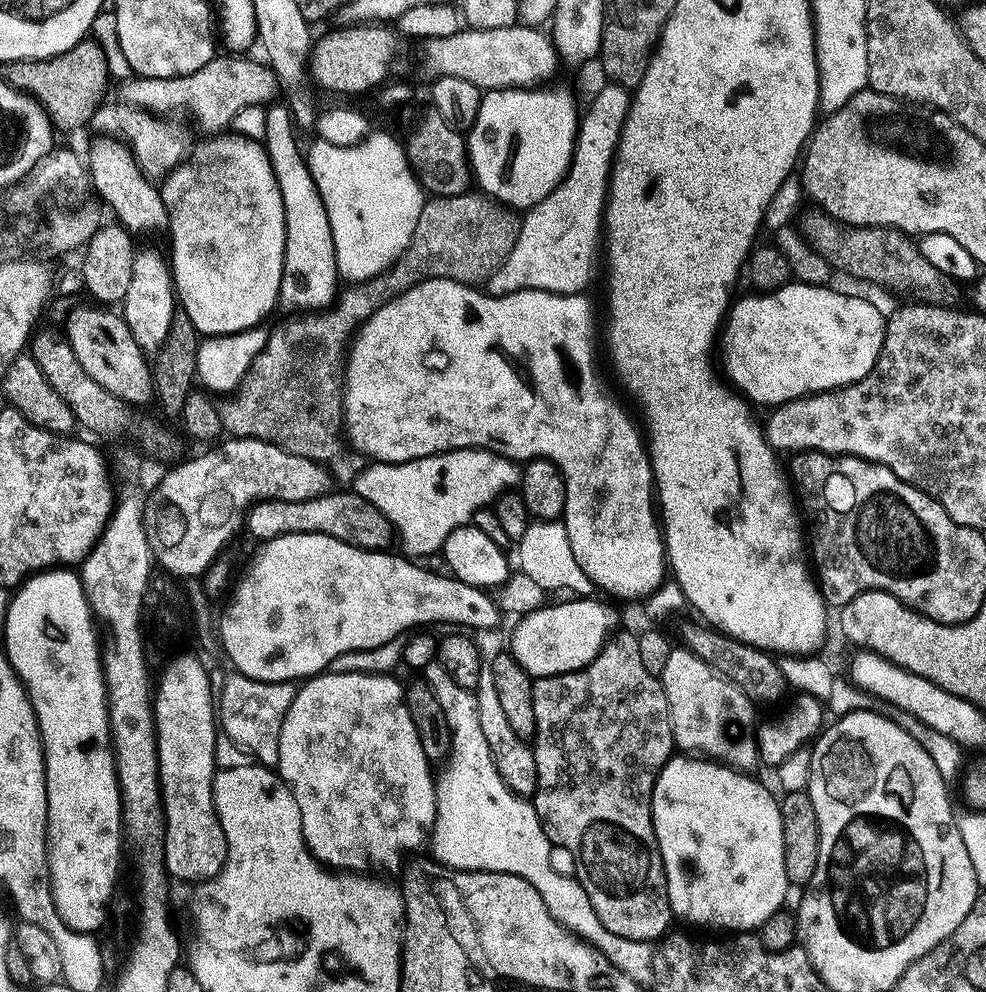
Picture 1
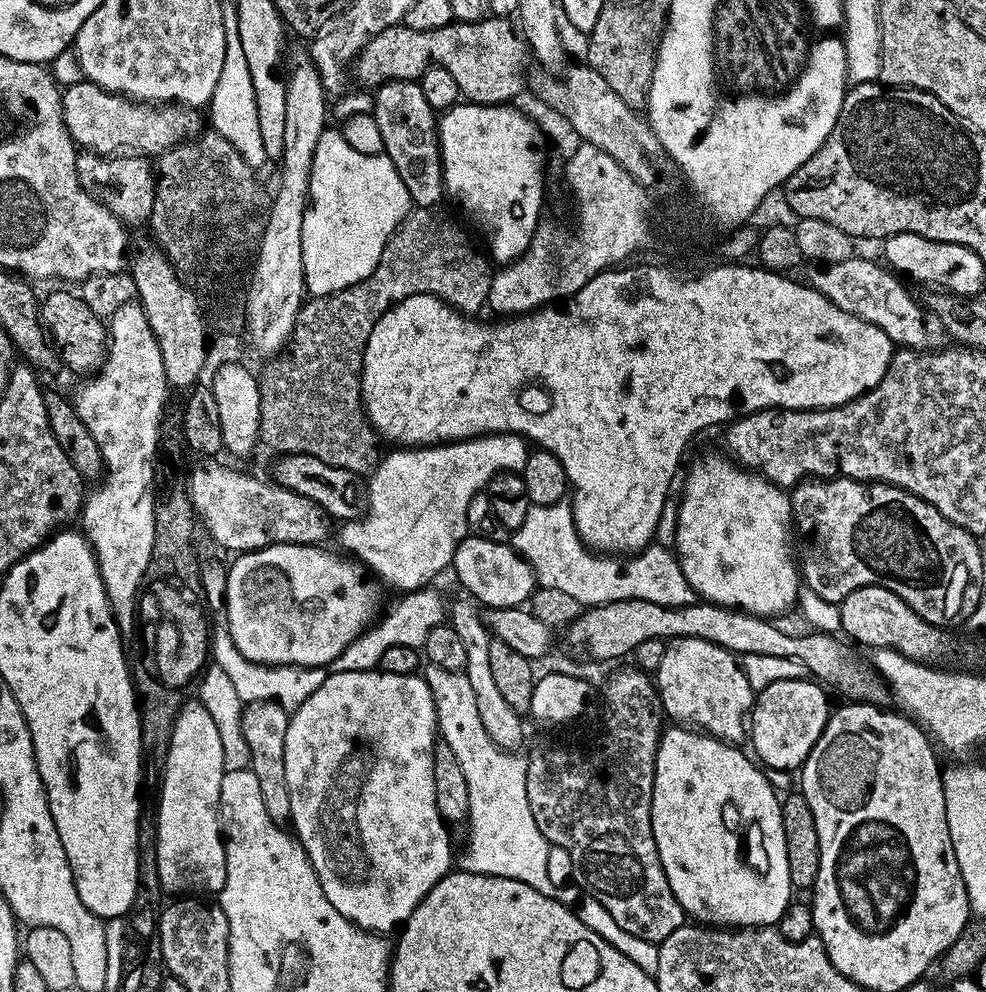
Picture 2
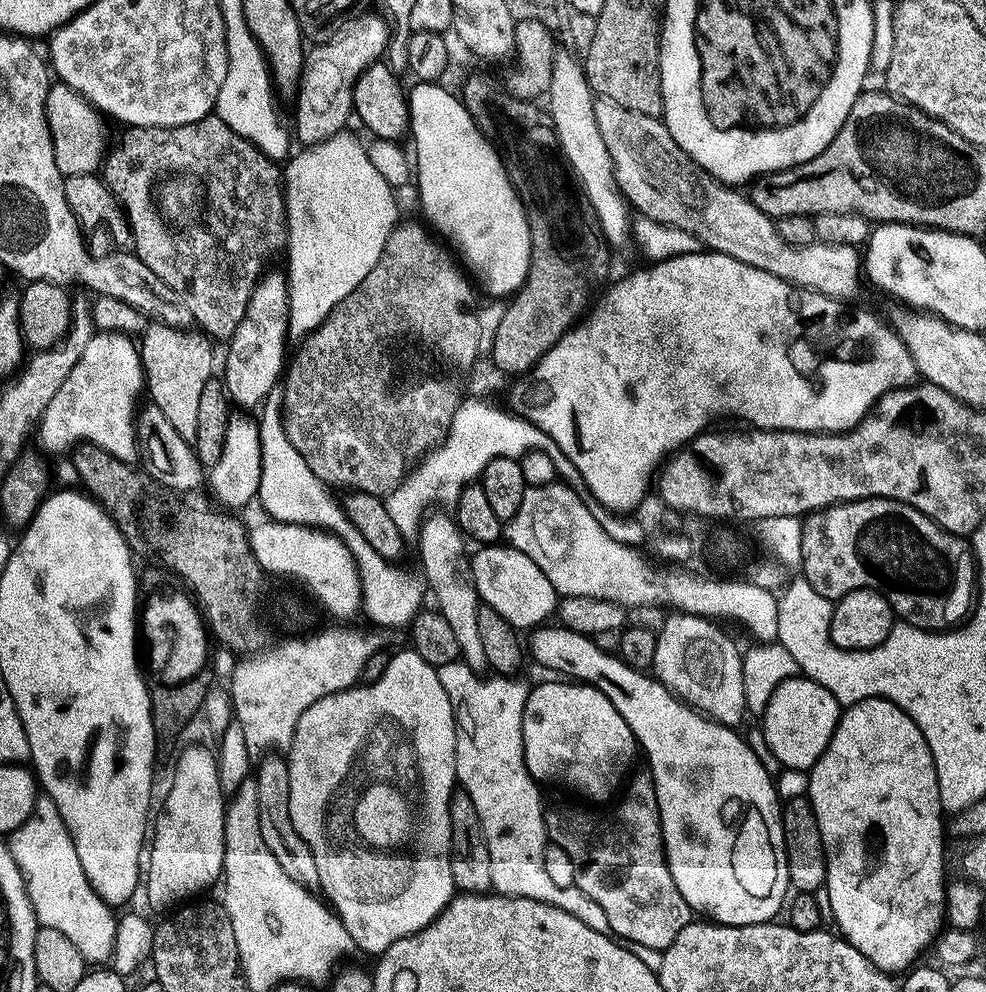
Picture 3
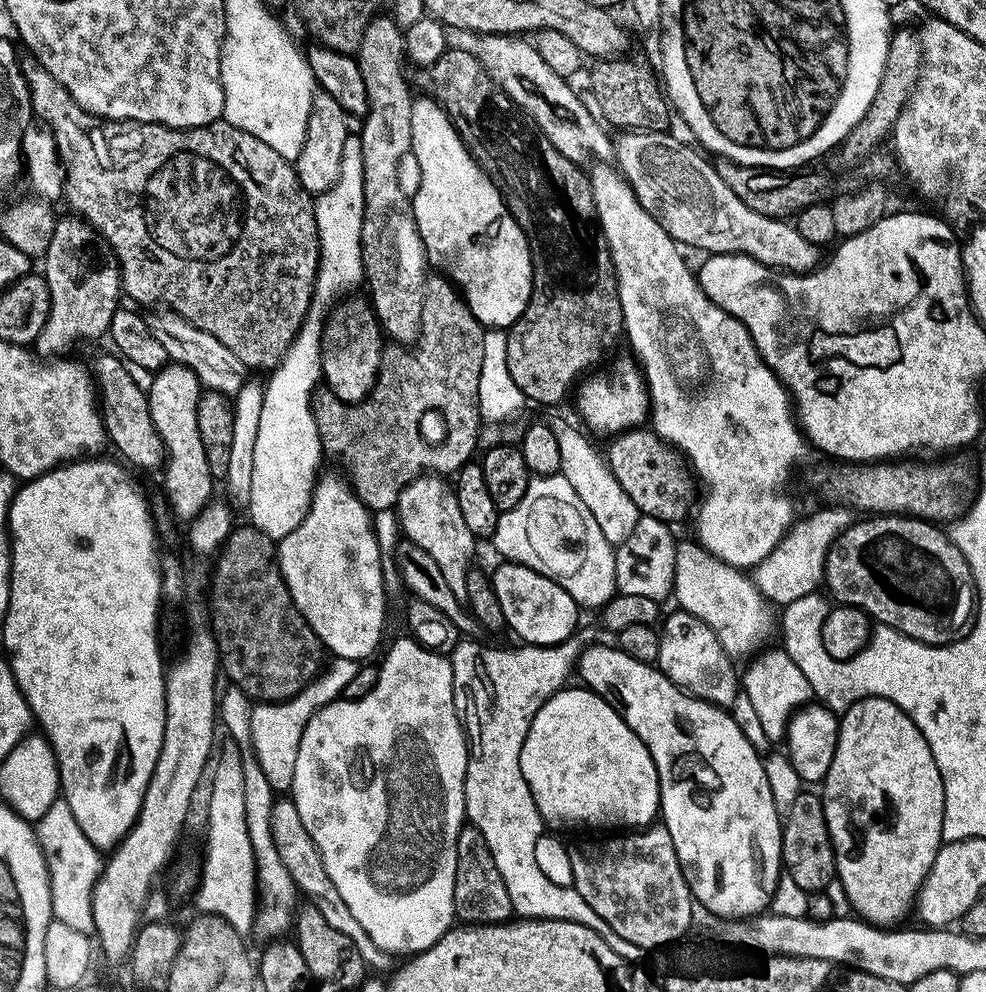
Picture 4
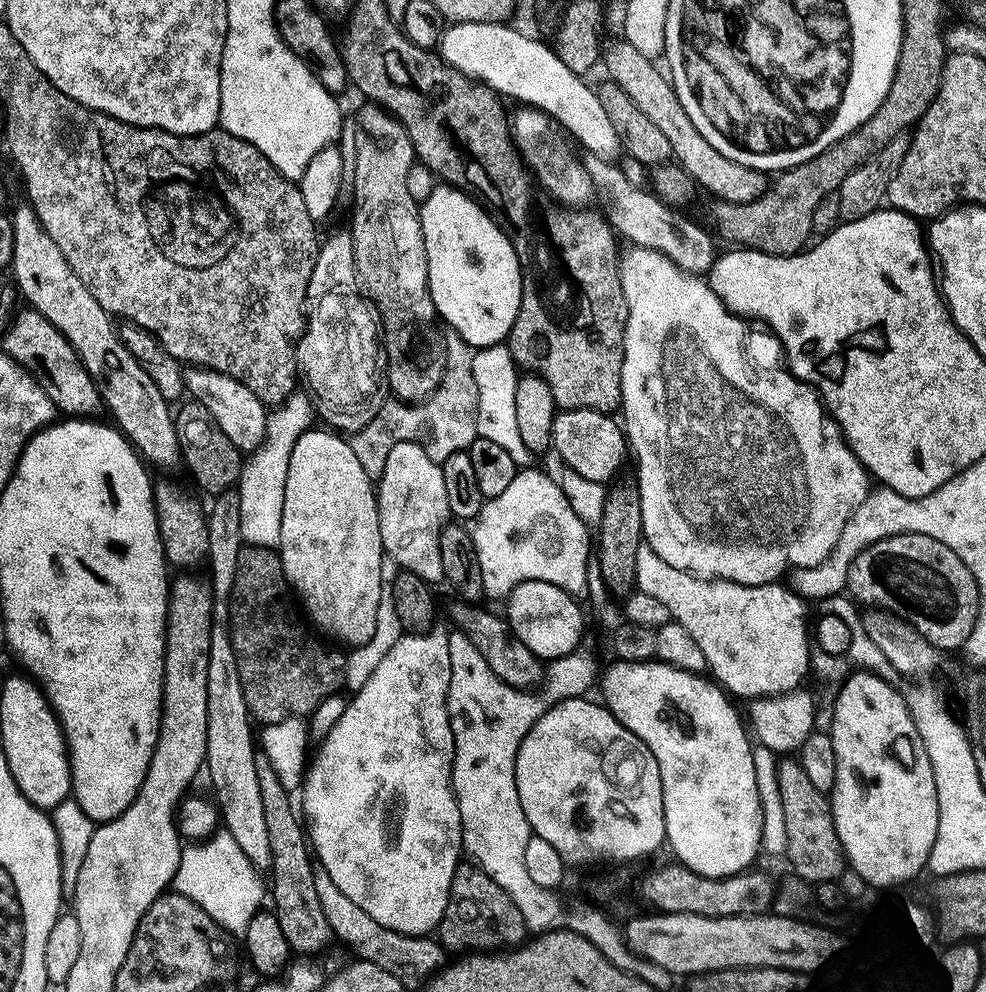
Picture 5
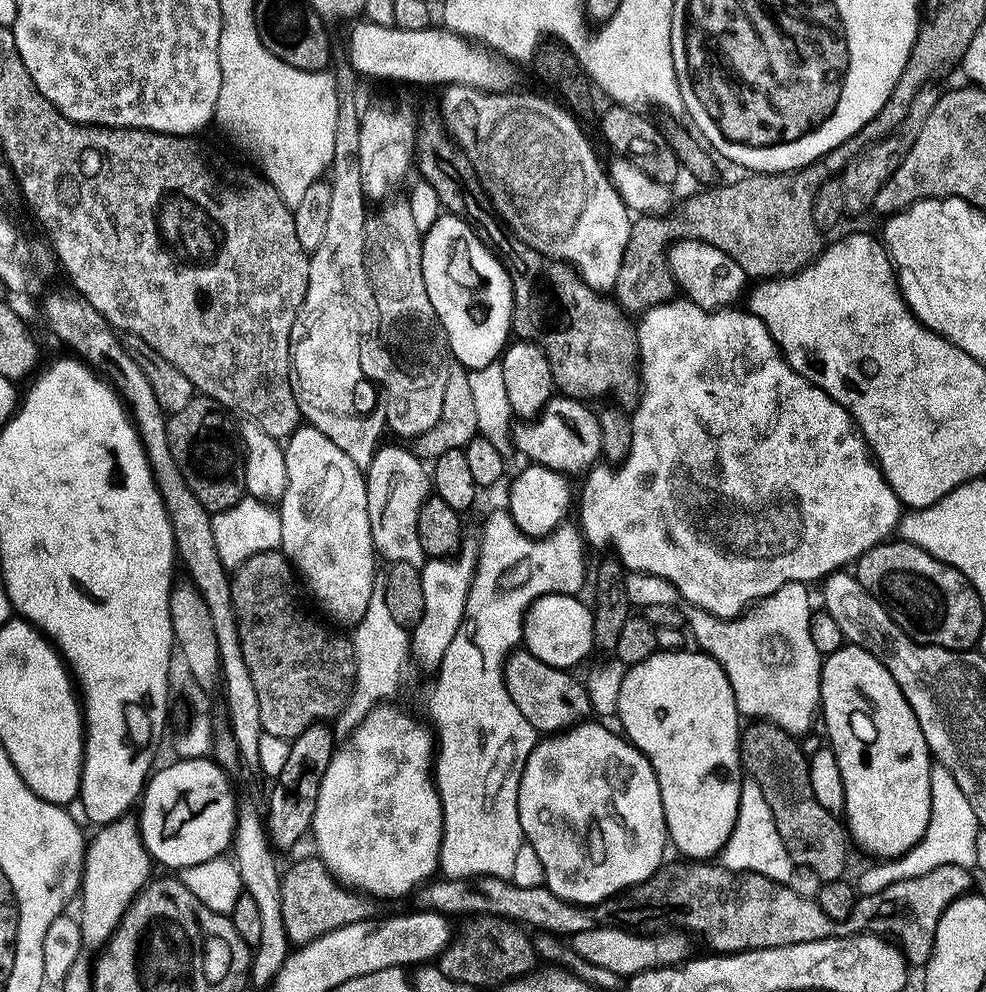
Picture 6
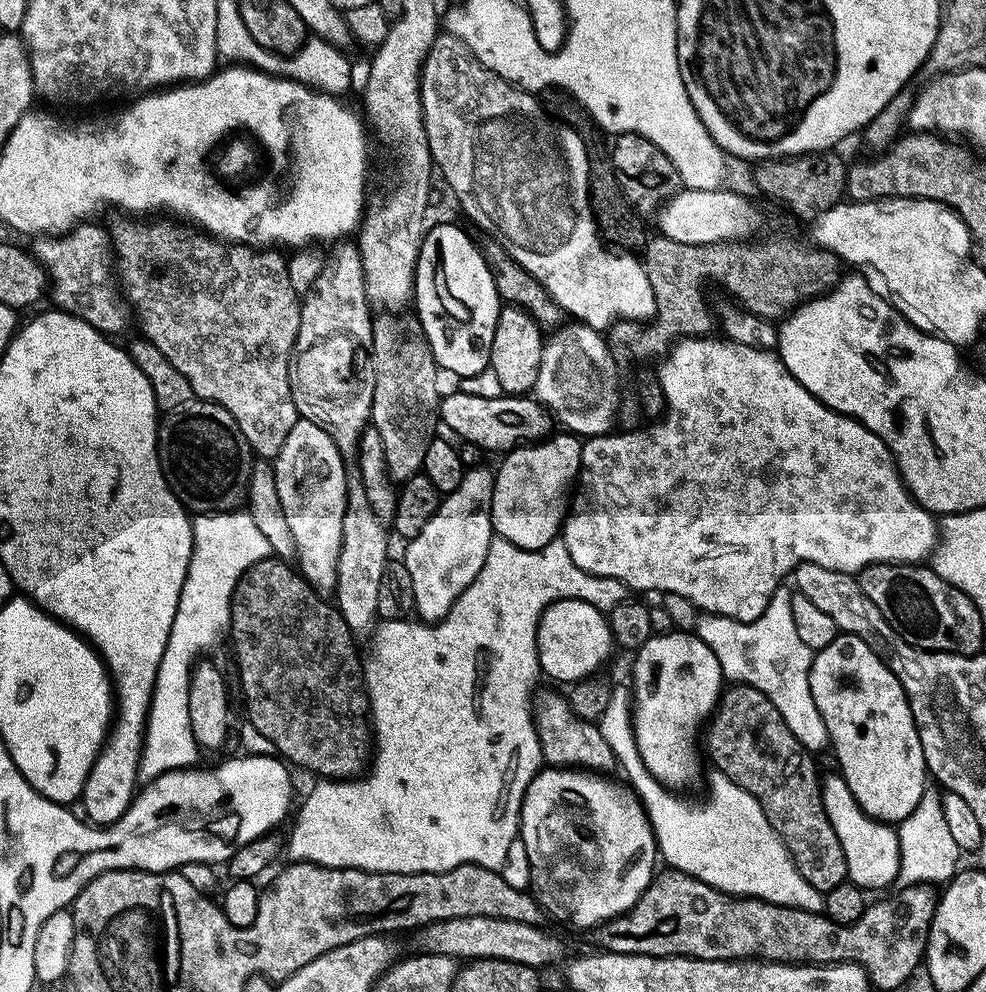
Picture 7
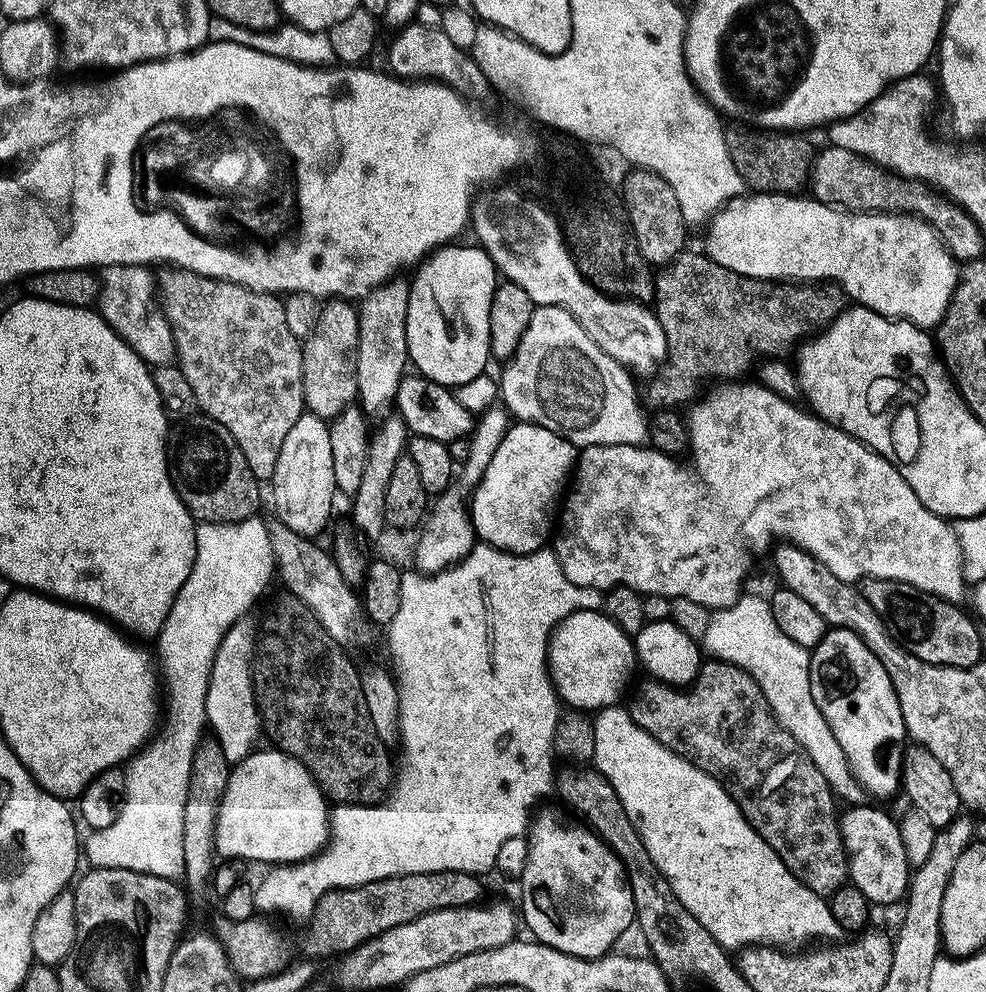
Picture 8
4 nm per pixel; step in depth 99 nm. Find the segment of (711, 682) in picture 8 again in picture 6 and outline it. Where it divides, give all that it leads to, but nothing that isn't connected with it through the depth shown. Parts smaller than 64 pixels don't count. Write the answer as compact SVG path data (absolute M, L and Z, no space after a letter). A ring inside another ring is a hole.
M752 722L743 729L740 742L740 762L745 773L762 786L766 806L774 814L778 834L786 842L793 865L805 868L817 876L817 881L842 880L848 873L850 836L841 817L830 814L818 802L814 785L810 783L809 757L800 749L801 741L776 724Z

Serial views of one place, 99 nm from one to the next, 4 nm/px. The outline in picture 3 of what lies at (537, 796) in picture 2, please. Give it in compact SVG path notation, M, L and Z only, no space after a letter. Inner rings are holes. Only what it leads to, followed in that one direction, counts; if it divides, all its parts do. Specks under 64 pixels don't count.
M651 775L634 776L631 777L633 795L606 824L593 824L584 816L568 820L564 812L549 811L548 839L570 856L577 877L592 879L582 884L582 891L606 910L613 937L664 953L674 946L678 934L693 923L694 913L686 898L682 898L682 890L674 886L668 869L656 784Z

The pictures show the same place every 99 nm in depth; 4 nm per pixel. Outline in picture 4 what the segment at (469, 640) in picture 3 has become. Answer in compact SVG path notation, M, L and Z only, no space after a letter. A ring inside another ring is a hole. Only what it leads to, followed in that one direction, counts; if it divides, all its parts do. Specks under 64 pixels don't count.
M423 474L406 486L399 500L399 512L400 524L408 535L405 537L411 543L427 550L430 558L438 562L438 570L442 570L446 582L450 582L450 590L454 590L454 594L461 602L467 601L466 582L468 573L473 567L472 551L478 544L478 537L462 519L462 509L458 507L455 487L439 475Z

